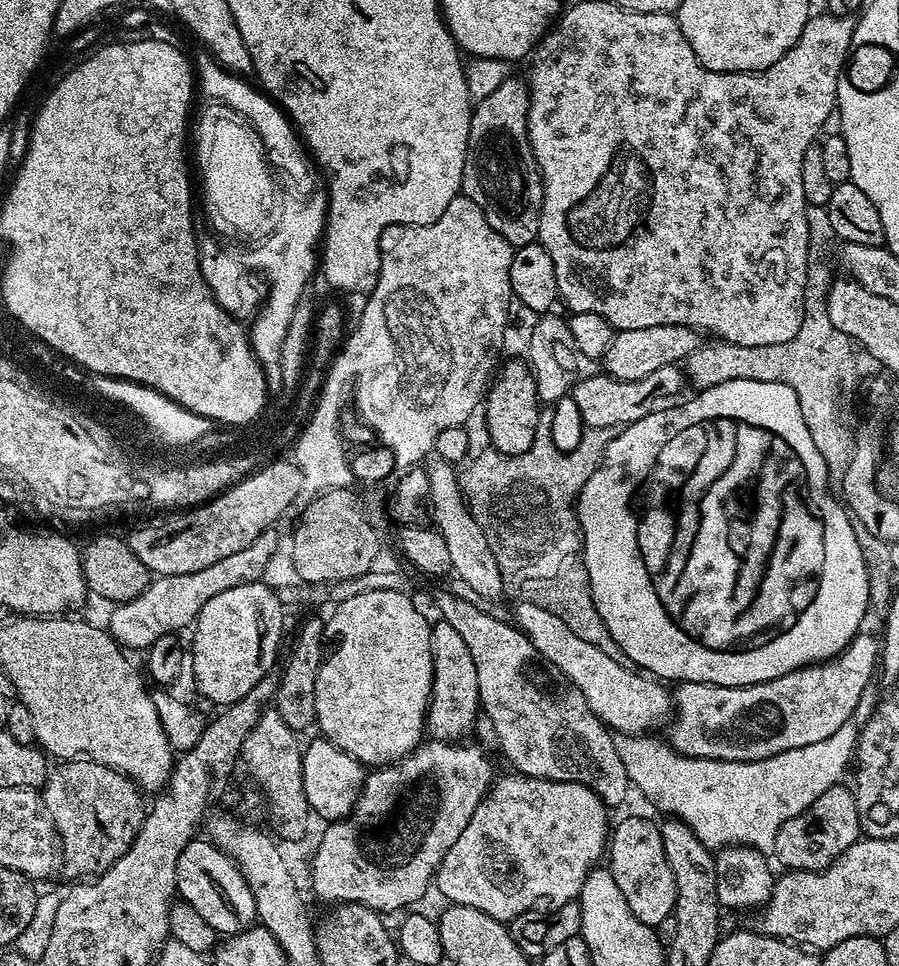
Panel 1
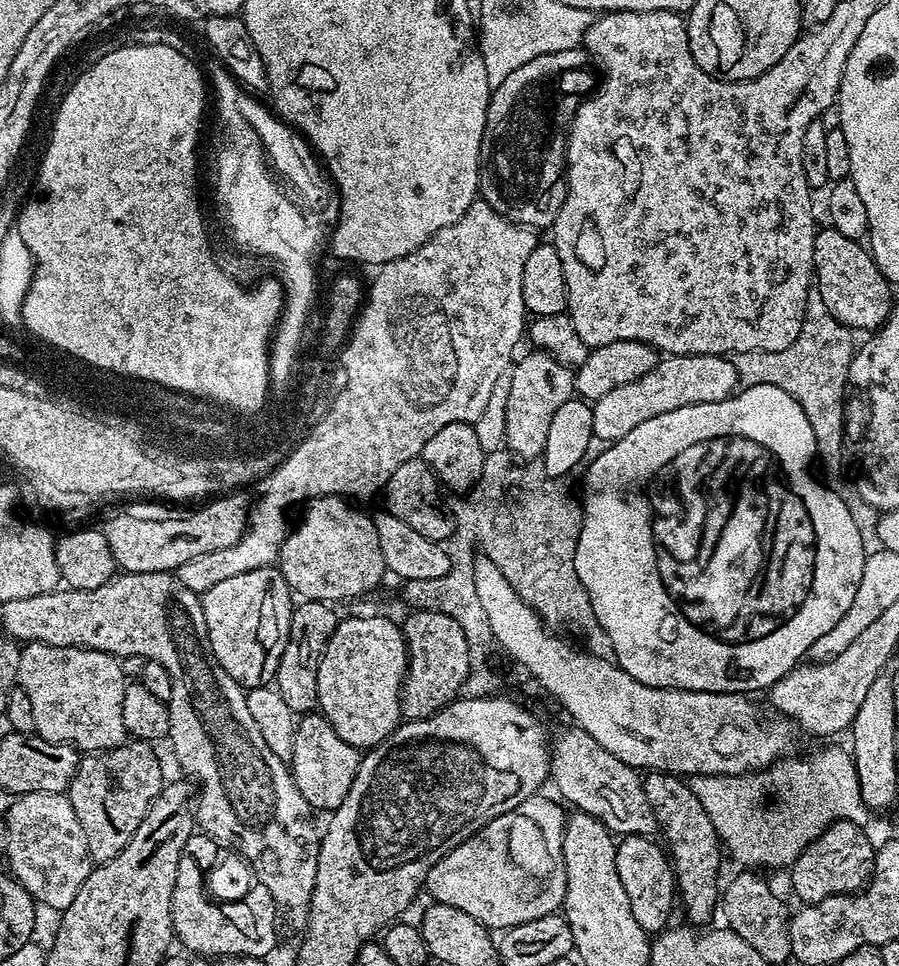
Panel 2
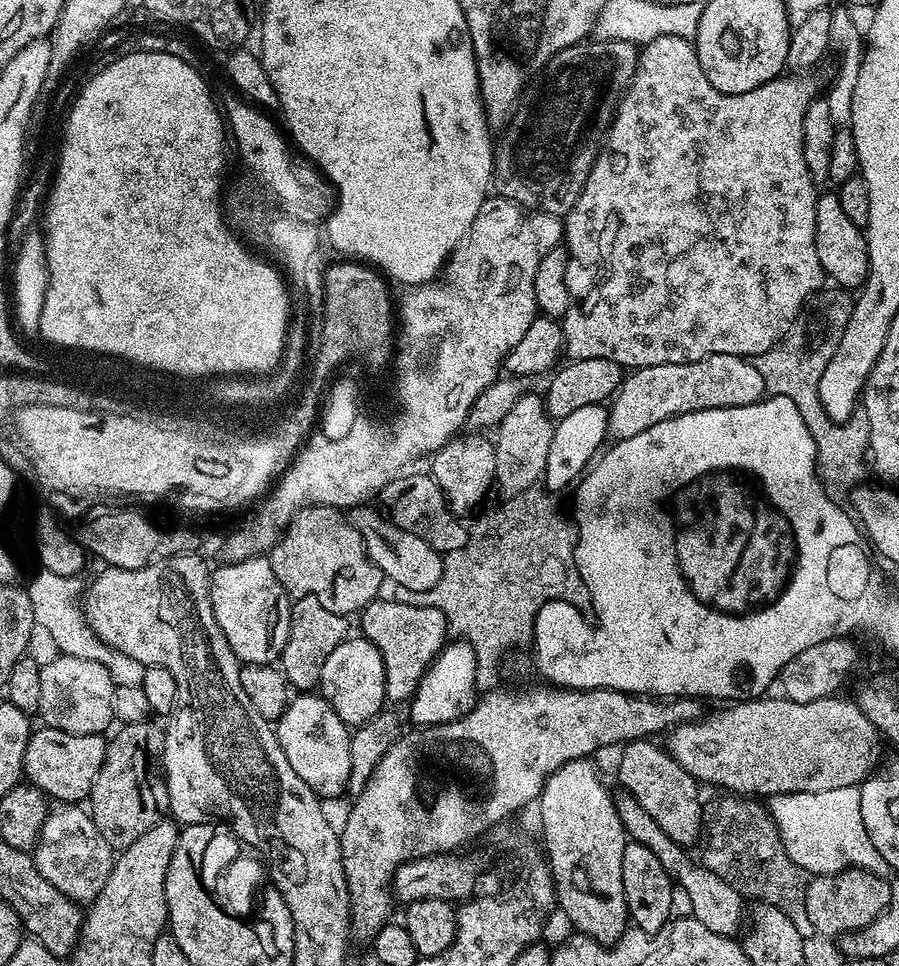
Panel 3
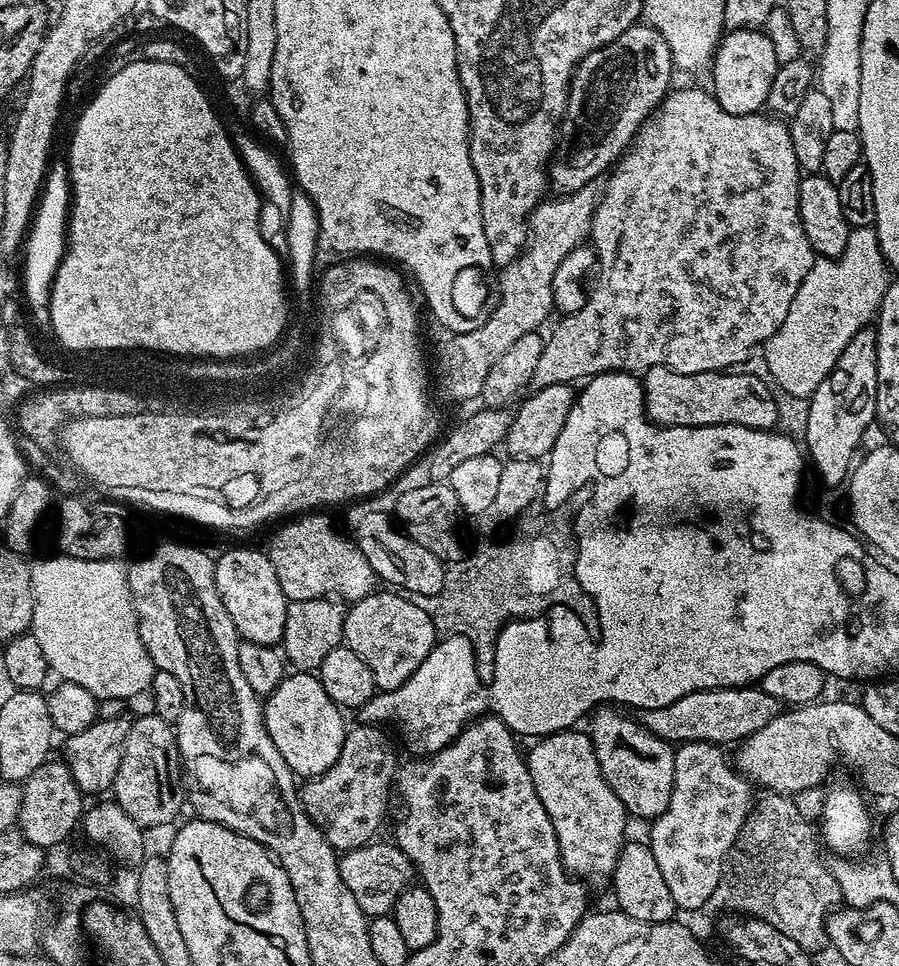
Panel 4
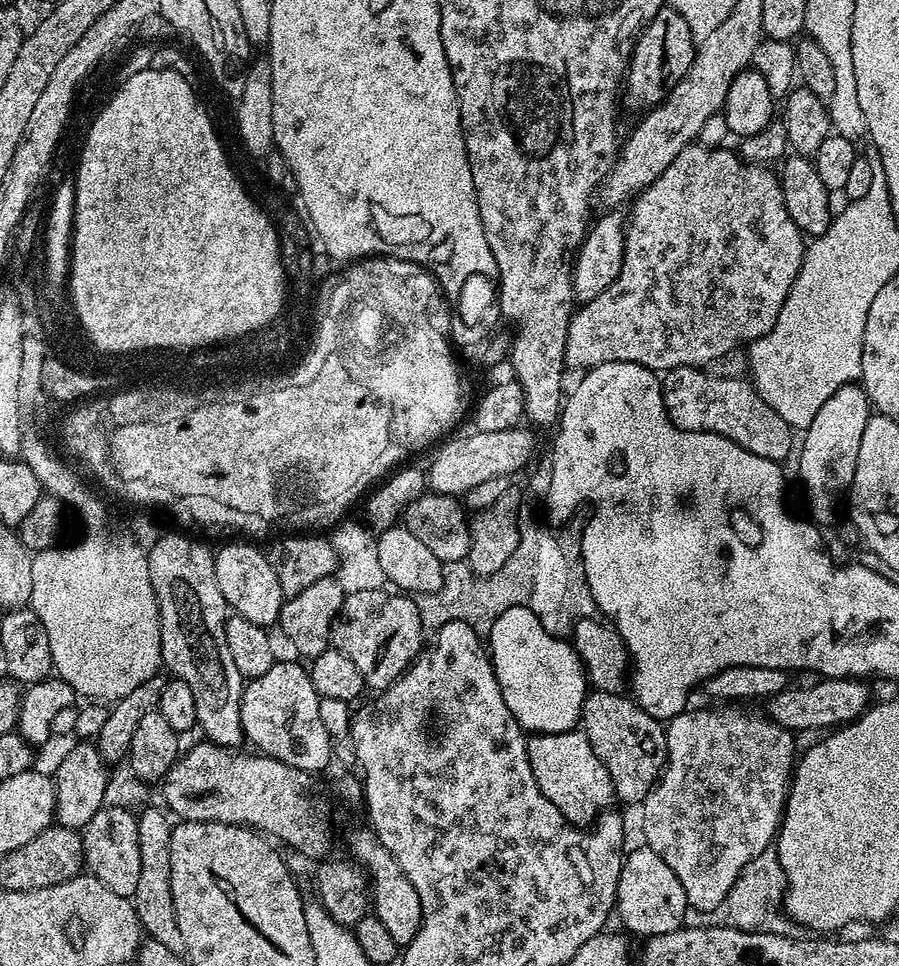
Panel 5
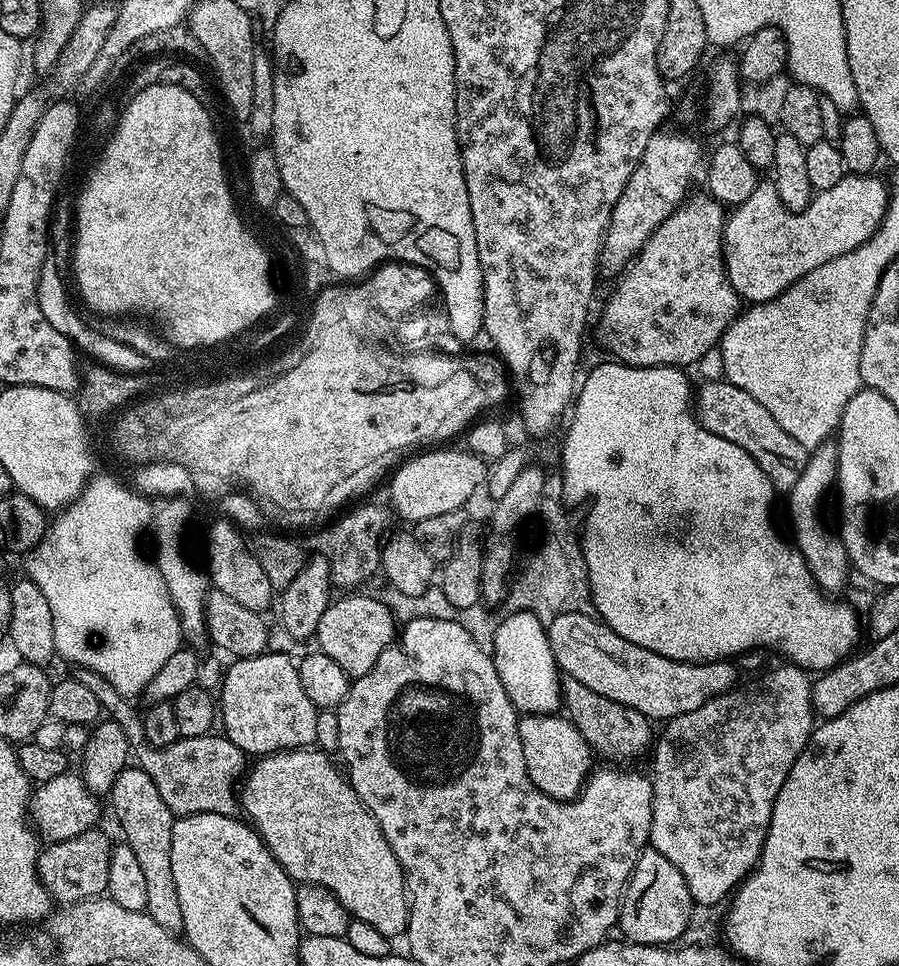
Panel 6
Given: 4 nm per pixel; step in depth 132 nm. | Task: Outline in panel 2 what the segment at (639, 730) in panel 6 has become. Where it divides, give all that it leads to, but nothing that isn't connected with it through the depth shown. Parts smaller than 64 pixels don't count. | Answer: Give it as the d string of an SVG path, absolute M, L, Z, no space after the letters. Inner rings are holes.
M649 771L643 781L646 798L656 815L659 831L662 836L664 832L668 839L666 848L670 853L672 871L676 873L678 900L684 909L687 923L692 926L711 925L712 915L717 915L722 895L722 841L714 830L714 822L710 822L710 814L702 810L702 802L698 802L691 783L685 782L681 777L671 772Z

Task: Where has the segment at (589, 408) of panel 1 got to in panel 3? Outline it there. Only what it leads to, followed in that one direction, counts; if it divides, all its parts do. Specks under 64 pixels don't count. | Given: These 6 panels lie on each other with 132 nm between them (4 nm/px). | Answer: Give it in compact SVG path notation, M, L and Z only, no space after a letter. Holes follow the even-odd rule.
M714 354L689 364L663 364L662 366L646 366L629 371L621 382L620 388L610 401L607 409L609 437L617 436L620 442L627 442L642 430L650 430L650 426L658 426L666 418L674 418L682 414L690 414L698 410L714 410L730 406L750 406L754 402L765 399L766 389L762 374L758 374L755 363L751 359L734 354Z

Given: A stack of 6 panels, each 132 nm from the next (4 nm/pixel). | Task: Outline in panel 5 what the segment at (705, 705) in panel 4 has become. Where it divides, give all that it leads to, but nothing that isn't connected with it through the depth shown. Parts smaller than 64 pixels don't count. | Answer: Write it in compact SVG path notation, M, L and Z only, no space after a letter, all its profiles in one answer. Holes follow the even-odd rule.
M820 678L817 684L808 684L805 688L789 686L778 694L769 696L766 701L766 715L778 726L788 729L793 734L800 732L816 732L819 728L835 730L843 725L851 724L869 707L868 688L863 679L829 680Z

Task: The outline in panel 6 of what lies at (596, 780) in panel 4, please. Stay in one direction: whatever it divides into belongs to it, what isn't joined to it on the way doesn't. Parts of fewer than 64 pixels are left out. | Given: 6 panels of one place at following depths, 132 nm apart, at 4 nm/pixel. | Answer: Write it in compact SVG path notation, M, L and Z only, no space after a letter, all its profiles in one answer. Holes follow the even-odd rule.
M564 714L519 717L518 738L522 738L522 754L526 758L529 778L546 794L555 800L575 800L584 791L584 784L593 771L594 753L582 734Z

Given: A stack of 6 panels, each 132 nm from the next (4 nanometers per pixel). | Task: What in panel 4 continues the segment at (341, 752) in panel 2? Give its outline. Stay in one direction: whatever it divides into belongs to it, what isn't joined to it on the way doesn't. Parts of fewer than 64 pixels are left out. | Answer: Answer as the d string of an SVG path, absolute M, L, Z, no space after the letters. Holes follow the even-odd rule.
M296 670L285 675L280 685L263 701L262 707L266 730L270 734L274 746L278 746L278 754L282 754L286 766L290 766L290 770L297 777L318 777L334 766L342 751L346 731L346 723L344 724L345 713L340 705L334 703L330 698L330 694L326 694L319 675L308 670Z

